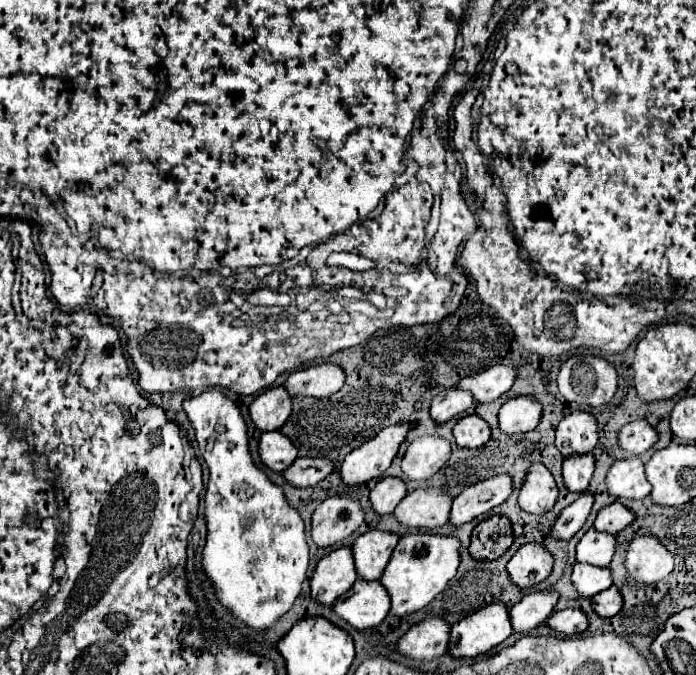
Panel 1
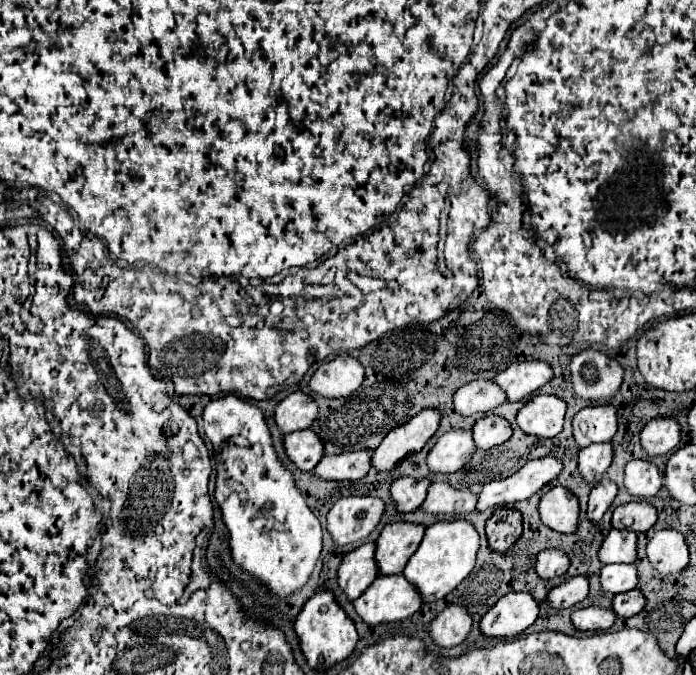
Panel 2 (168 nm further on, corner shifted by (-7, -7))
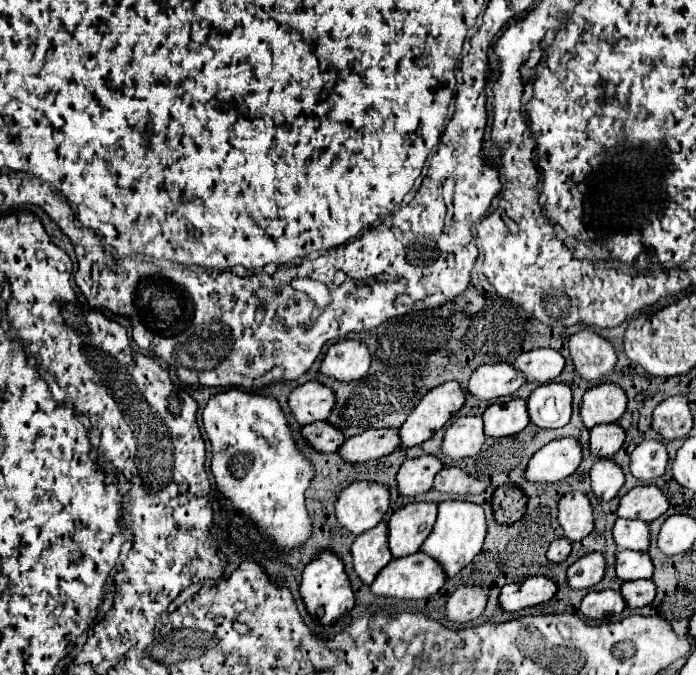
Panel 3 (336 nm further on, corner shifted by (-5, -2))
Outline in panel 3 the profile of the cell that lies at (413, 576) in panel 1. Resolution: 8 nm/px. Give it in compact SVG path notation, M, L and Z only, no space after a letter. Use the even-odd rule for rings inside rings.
M448 500L438 506L438 518L430 532L430 536L420 546L420 552L428 552L438 564L442 564L446 578L456 576L466 564L474 560L474 556L482 550L482 542L486 536L484 524L484 510L478 504L462 502L462 500Z

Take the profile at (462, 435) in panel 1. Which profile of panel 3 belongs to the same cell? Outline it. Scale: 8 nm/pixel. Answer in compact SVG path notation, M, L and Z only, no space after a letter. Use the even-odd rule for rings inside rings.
M508 400L490 404L484 414L484 434L492 438L510 436L528 426L530 418L526 412L526 400Z

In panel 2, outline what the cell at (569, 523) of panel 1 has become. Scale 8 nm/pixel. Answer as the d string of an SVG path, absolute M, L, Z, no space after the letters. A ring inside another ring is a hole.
M602 479L594 485L594 489L590 493L590 501L588 501L588 517L594 523L598 523L602 519L602 515L606 513L610 503L614 501L616 493L618 493L618 487L610 479Z

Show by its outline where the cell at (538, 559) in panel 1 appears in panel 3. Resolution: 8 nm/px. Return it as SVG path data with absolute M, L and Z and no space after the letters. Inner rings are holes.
M558 538L558 540L554 540L554 542L550 544L550 548L548 548L548 552L546 552L546 558L548 558L550 562L554 562L554 564L560 564L560 562L564 562L564 560L568 558L570 550L572 550L570 540L568 540L568 538Z

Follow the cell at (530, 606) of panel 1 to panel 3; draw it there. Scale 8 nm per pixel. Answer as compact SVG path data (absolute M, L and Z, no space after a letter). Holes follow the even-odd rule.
M600 552L586 554L568 568L568 574L566 574L568 586L574 590L592 588L602 580L604 568L606 568L606 562L604 562L604 556Z

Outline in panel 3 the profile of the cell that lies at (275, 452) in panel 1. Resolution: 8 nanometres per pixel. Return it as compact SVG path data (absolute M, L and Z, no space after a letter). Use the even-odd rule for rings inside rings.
M312 422L302 428L302 438L316 450L316 452L336 452L344 438L342 434L330 426L328 422Z

